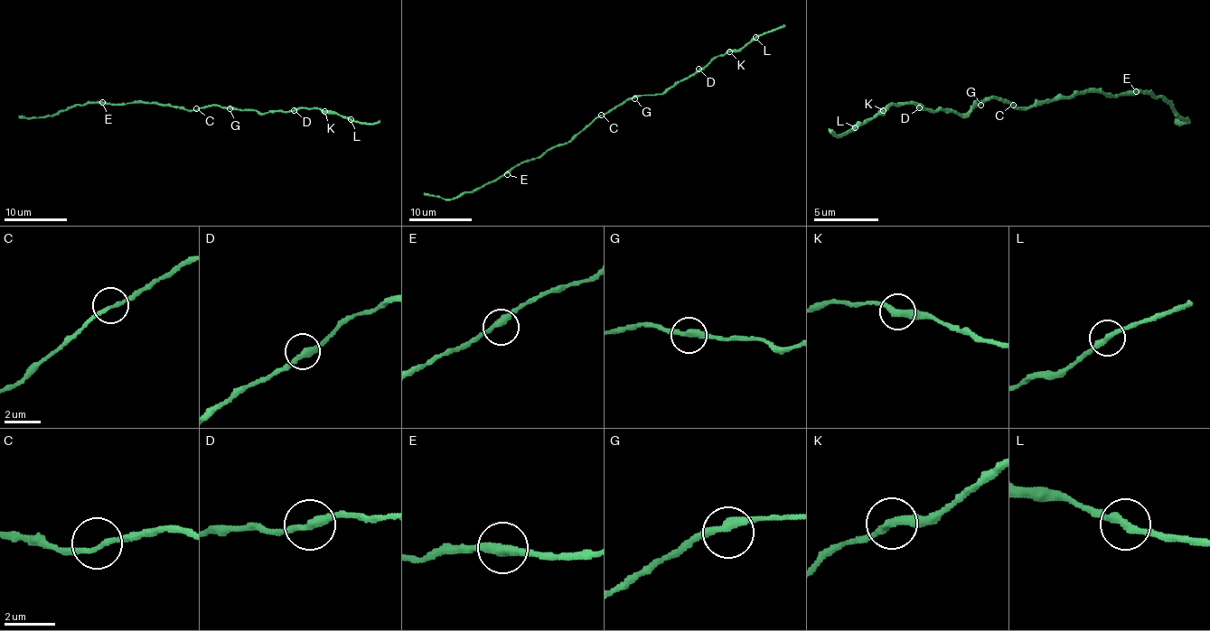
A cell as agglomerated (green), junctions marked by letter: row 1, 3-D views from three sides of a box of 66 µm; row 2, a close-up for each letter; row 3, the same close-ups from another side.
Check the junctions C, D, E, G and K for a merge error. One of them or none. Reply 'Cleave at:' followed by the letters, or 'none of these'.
Cleave at: none of these

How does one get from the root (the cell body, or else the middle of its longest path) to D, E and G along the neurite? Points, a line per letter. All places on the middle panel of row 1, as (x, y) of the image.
D: (603, 113), (609, 113), (626, 100), (641, 96), (662, 94), (698, 69)
E: (603, 113), (567, 143), (549, 147), (535, 158), (518, 163), (507, 174)
G: (603, 113), (609, 113), (626, 100), (634, 98)

